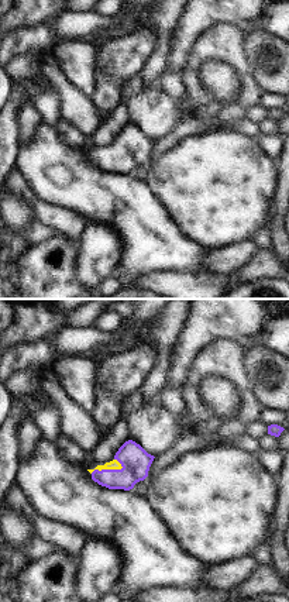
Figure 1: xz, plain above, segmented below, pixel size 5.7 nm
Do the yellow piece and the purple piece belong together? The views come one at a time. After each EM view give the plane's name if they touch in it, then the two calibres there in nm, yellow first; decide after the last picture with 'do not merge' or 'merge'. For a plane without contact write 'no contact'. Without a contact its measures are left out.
meets yellow in xz; 60 nm thick on the yellow side, 170 nm on the other

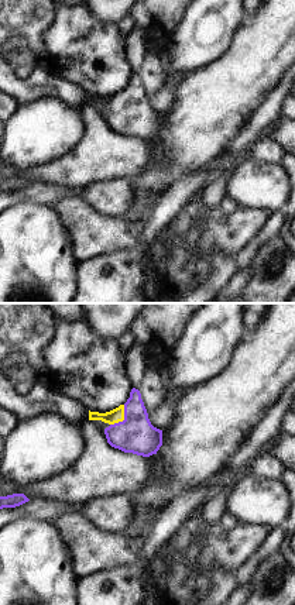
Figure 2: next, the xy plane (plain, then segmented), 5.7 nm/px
meets yellow in xy; 80 nm thick on the yellow side, 220 nm on the other

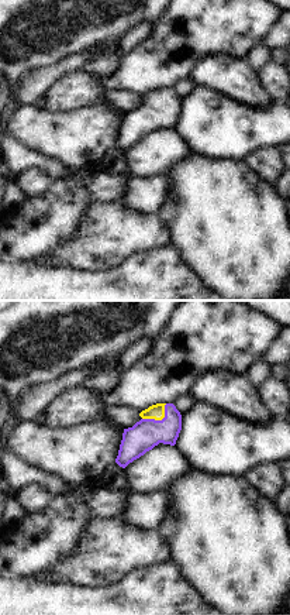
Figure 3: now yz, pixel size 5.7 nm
meets yellow in yz; 90 nm thick on the yellow side, 170 nm on the other

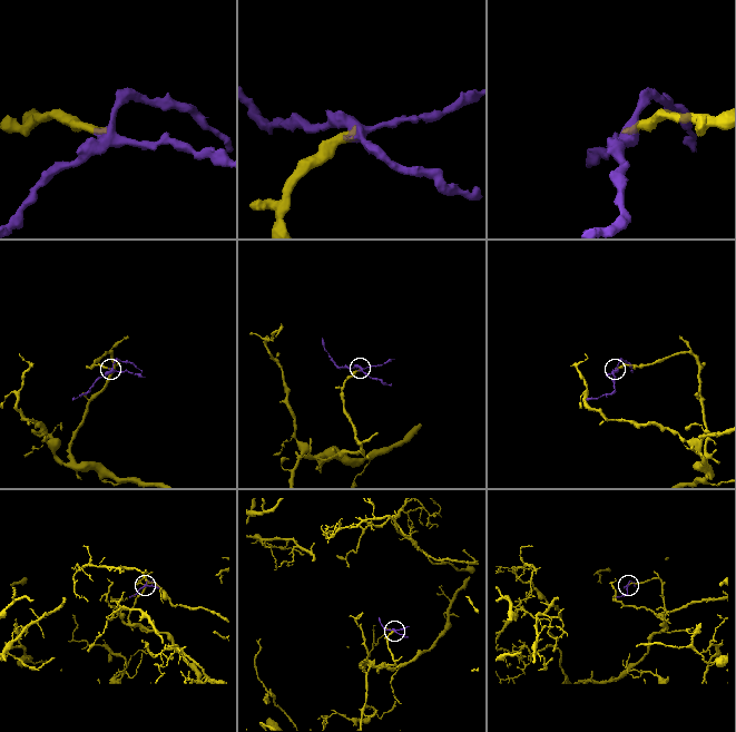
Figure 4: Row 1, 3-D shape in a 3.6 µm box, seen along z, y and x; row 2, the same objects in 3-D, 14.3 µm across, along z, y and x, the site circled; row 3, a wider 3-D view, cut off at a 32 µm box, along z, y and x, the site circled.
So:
merge

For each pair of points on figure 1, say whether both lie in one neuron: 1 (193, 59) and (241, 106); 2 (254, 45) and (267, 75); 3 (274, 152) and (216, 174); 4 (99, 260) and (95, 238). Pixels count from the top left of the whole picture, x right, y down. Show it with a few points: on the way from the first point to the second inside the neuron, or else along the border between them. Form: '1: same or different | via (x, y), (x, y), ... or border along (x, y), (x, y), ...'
1: same | via (193, 79), (195, 92), (213, 110), (222, 110)
2: same | via (261, 52), (267, 58), (267, 68)
3: different | border along (254, 138), (258, 148), (274, 161)
4: same | via (99, 254), (99, 244)

